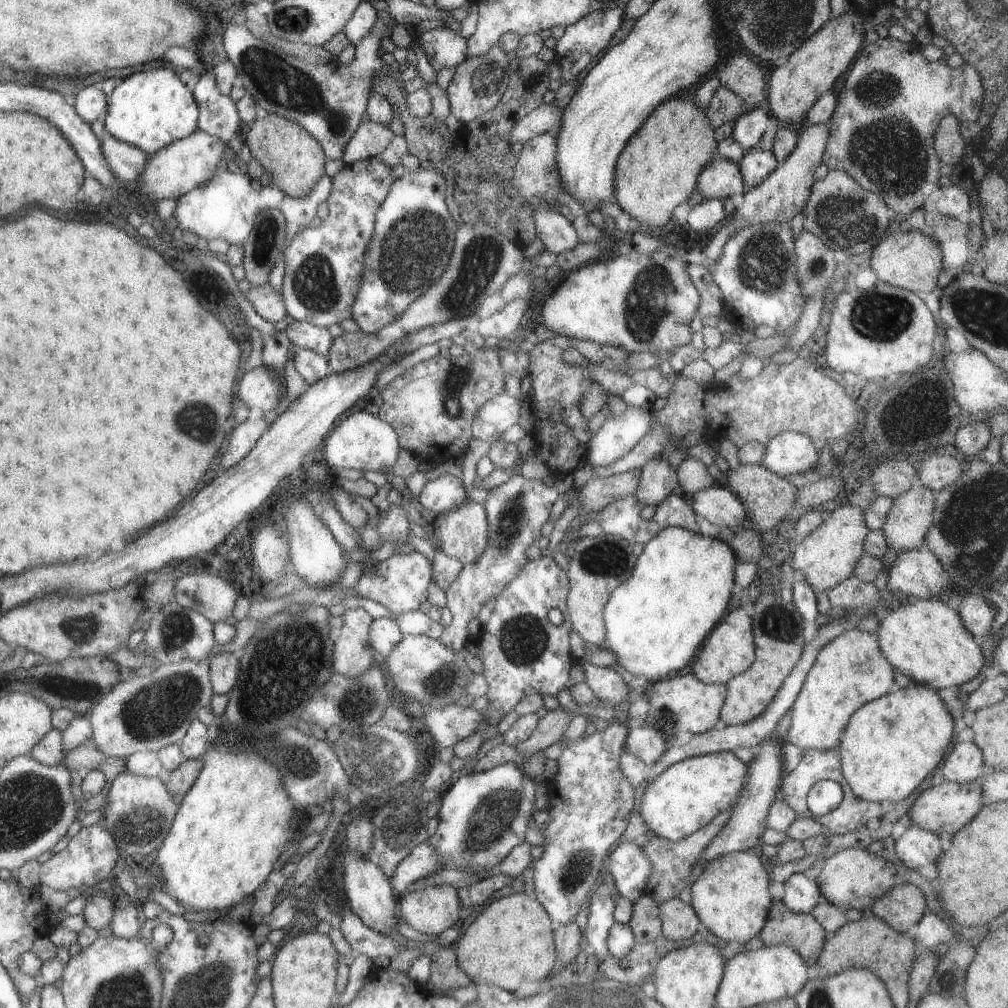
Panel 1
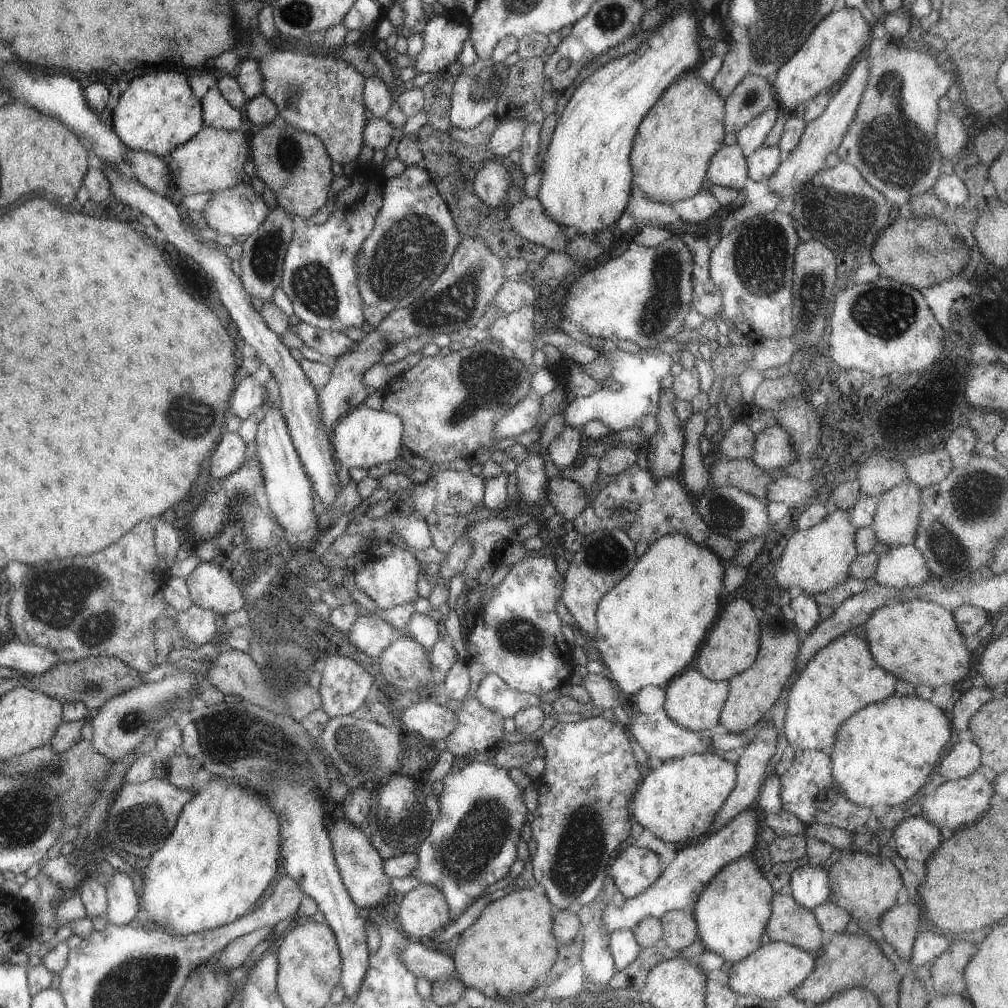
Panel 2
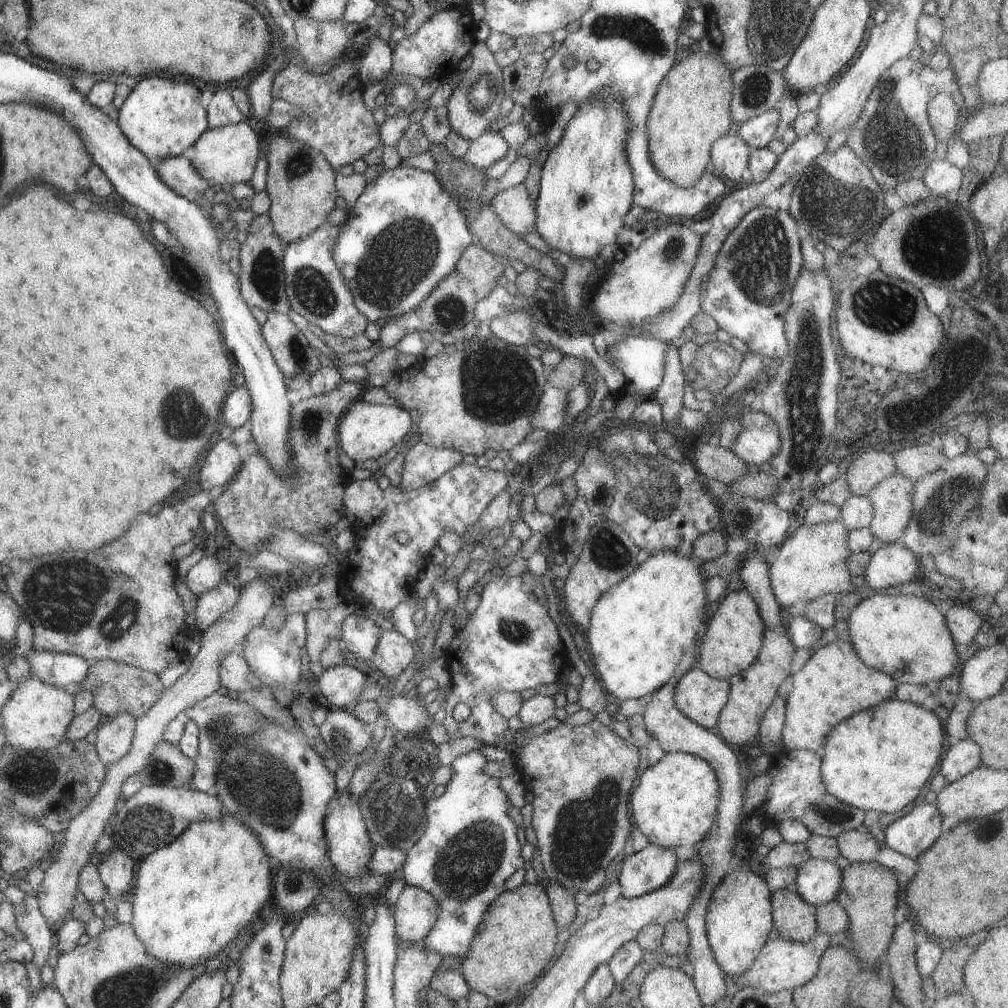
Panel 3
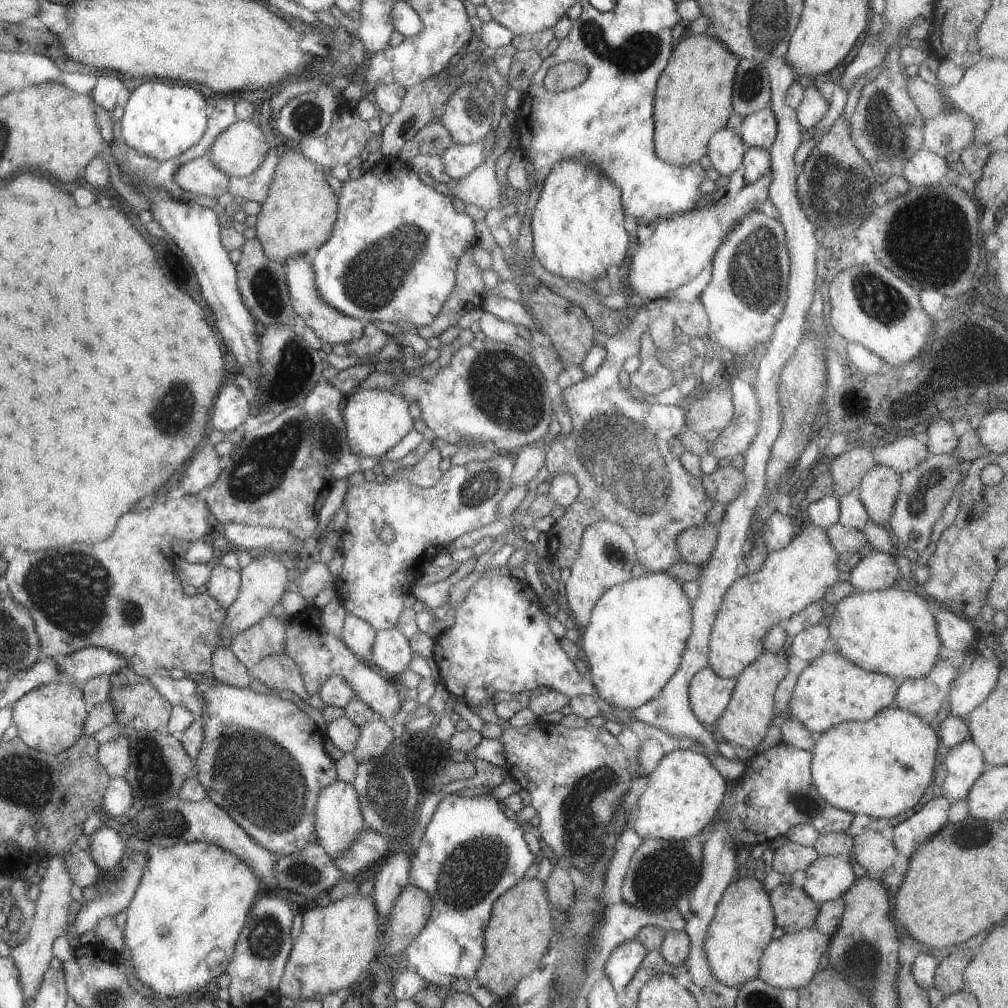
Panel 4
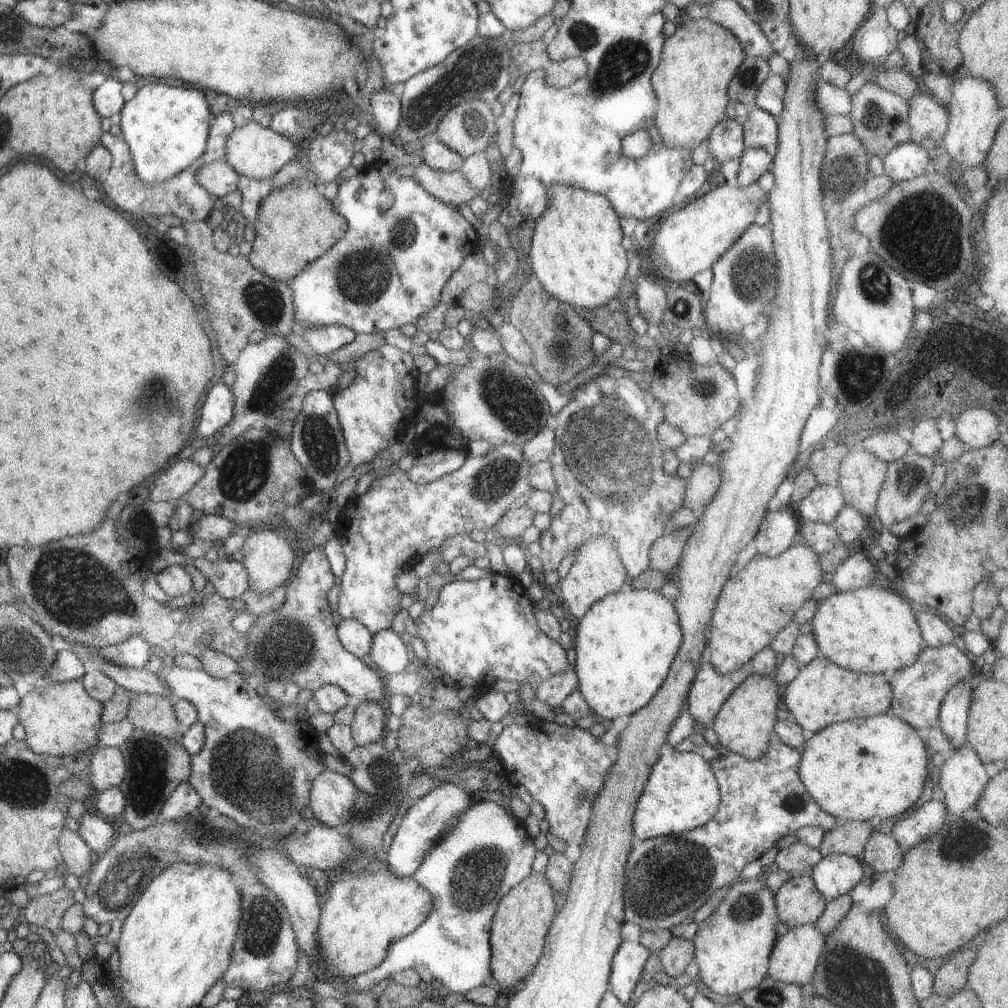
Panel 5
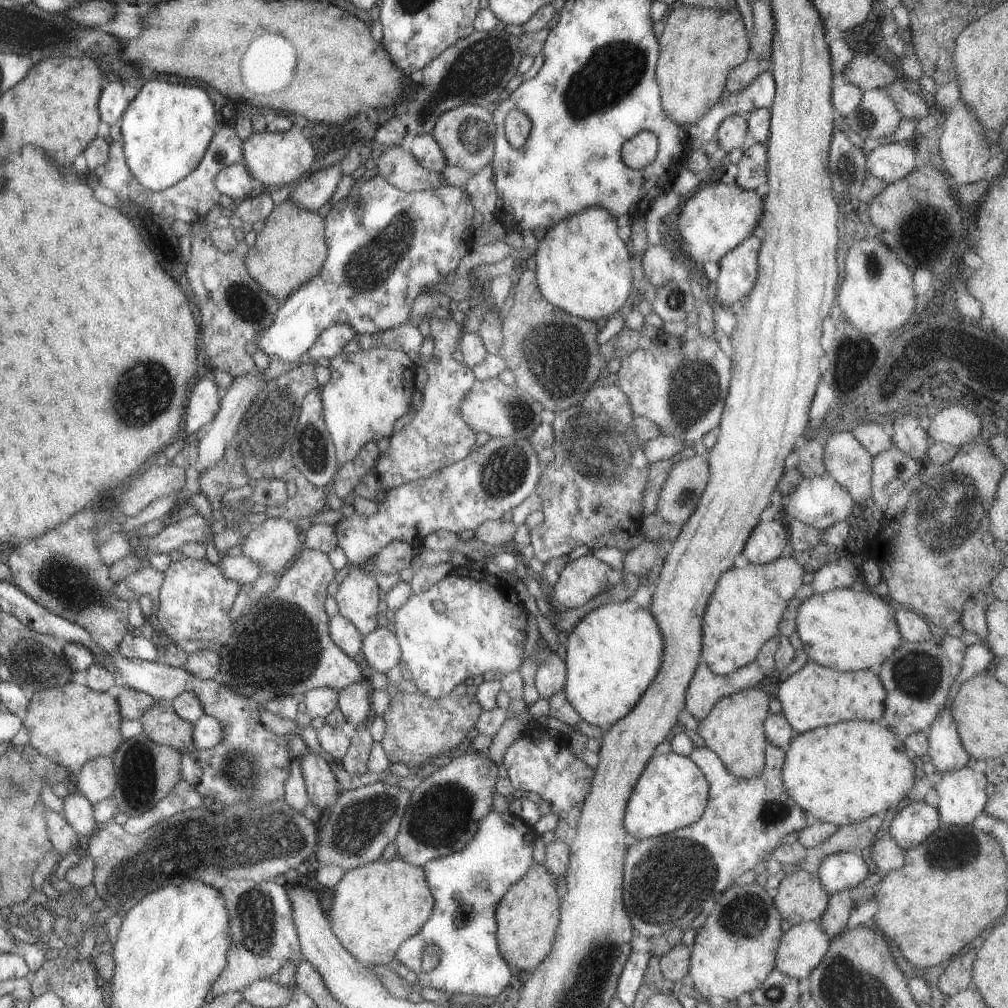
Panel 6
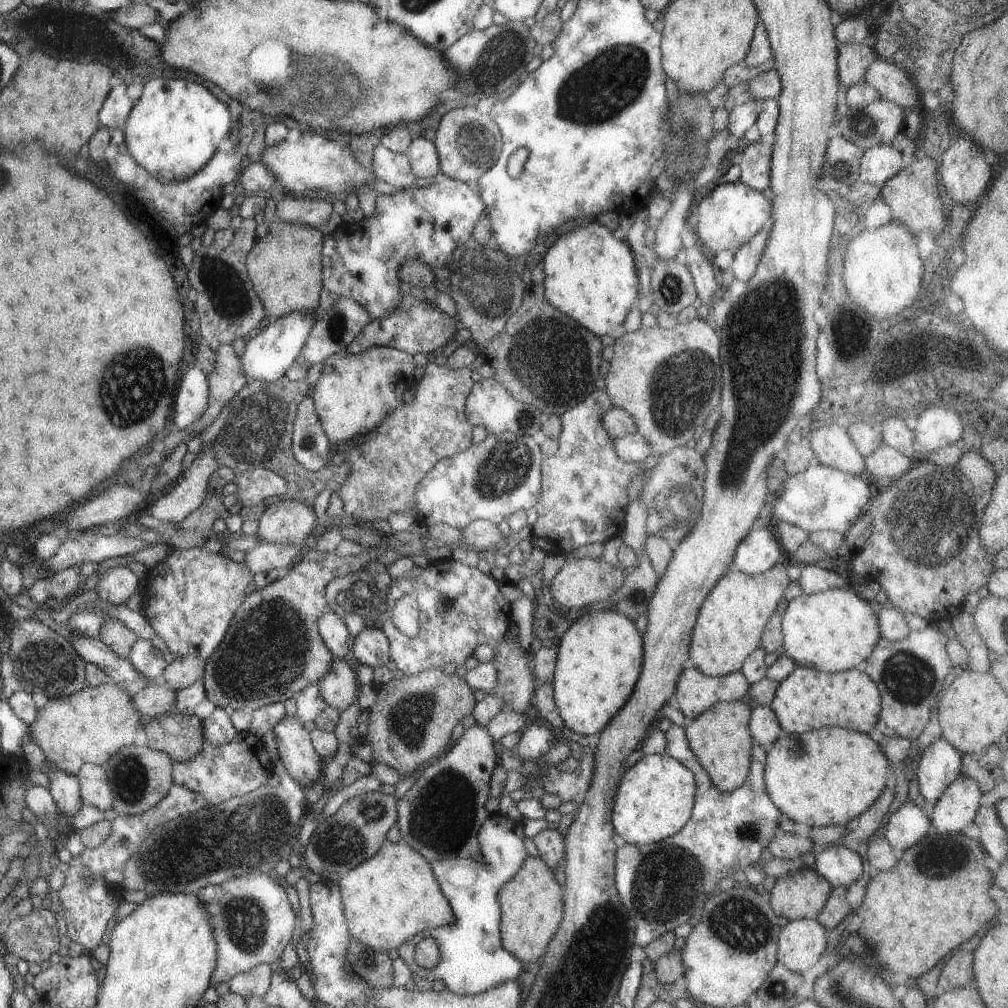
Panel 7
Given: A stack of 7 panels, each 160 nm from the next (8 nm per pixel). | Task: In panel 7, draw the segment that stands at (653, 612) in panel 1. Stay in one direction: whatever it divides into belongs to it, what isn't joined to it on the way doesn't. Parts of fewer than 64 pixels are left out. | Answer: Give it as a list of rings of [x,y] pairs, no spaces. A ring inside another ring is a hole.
[[[611,609],[589,611],[573,620],[563,632],[557,646],[553,677],[550,685],[553,692],[553,706],[563,726],[580,735],[598,734],[605,724],[617,714],[633,692],[641,672],[642,636],[637,634],[634,622]]]

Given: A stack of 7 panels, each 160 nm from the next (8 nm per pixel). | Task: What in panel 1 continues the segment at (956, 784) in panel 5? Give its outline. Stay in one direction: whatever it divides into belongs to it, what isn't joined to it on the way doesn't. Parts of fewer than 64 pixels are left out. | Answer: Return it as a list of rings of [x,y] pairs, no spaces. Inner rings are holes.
[[[958,742],[941,764],[941,776],[952,783],[971,783],[981,776],[981,751],[972,742]]]

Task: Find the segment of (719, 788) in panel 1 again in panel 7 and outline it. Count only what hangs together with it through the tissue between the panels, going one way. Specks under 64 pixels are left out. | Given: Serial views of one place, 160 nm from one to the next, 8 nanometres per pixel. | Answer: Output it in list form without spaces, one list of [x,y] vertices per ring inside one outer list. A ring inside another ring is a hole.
[[[664,753],[639,755],[615,786],[611,802],[611,828],[628,844],[659,842],[676,834],[687,822],[693,807],[695,782],[693,774]]]

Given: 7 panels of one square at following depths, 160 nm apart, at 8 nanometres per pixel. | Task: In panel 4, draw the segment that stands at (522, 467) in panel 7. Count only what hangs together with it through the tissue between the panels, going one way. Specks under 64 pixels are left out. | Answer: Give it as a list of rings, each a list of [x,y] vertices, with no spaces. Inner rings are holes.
[[[493,454],[486,461],[469,461],[463,465],[450,465],[430,487],[416,487],[401,480],[386,476],[384,482],[364,481],[346,488],[342,499],[346,518],[341,534],[340,552],[344,562],[338,577],[333,582],[335,596],[347,615],[368,622],[376,632],[394,627],[401,611],[410,602],[409,590],[420,577],[422,567],[431,562],[437,552],[455,538],[489,524],[494,519],[497,504],[509,490],[509,477],[513,468],[513,457],[508,454]],[[383,526],[393,530],[393,540],[383,544],[379,531]]]

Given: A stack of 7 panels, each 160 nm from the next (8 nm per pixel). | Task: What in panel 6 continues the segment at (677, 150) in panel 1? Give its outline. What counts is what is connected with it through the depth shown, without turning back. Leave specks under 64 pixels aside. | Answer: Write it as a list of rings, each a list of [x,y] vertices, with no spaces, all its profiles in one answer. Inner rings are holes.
[[[678,2],[663,17],[663,31],[659,36],[657,68],[655,78],[659,84],[660,107],[663,114],[681,128],[695,123],[705,111],[720,100],[729,72],[739,66],[750,54],[749,40],[745,33],[743,20],[737,6],[728,11],[708,9],[707,7],[690,7]]]

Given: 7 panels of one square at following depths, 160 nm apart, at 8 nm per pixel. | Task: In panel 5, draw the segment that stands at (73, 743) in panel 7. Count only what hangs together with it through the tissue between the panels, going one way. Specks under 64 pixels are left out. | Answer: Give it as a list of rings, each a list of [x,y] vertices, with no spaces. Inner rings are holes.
[[[74,679],[71,681],[62,681],[57,683],[51,683],[50,685],[43,684],[40,682],[38,685],[28,688],[28,692],[21,696],[17,709],[20,708],[20,714],[18,715],[19,724],[25,729],[25,743],[31,752],[39,755],[49,755],[53,757],[65,757],[65,756],[75,756],[75,754],[81,754],[81,752],[85,752],[87,748],[97,748],[99,747],[99,730],[101,730],[101,726],[103,724],[113,723],[117,720],[126,719],[127,708],[129,708],[129,702],[131,702],[131,697],[133,692],[124,690],[122,687],[118,687],[111,697],[105,702],[99,702],[99,700],[94,700],[90,698],[83,689],[82,683],[80,679]]]

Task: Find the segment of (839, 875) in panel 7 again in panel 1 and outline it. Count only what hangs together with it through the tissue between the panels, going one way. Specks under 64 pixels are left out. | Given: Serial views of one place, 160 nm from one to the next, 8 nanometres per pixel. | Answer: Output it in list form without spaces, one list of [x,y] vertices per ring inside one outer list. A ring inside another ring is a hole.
[[[793,873],[785,880],[781,902],[791,912],[809,913],[819,900],[821,896],[816,882],[803,873]]]

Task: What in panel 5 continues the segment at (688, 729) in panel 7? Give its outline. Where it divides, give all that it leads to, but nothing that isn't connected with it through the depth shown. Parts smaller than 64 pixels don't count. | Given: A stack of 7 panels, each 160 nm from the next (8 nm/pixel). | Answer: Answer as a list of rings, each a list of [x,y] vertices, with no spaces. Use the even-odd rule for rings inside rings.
[[[747,676],[727,700],[721,704],[719,712],[711,720],[710,727],[715,732],[719,744],[730,750],[731,754],[739,754],[745,760],[757,760],[765,754],[772,740],[772,727],[775,723],[775,710],[779,702],[780,691],[772,676]]]

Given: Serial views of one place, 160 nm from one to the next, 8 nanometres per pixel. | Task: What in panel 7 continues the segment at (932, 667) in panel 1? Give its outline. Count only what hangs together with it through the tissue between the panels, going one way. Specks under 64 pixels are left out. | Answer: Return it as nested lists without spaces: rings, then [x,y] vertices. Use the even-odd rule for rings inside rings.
[[[828,589],[811,595],[800,595],[791,600],[780,616],[779,632],[781,632],[781,654],[789,658],[795,665],[811,667],[827,673],[837,673],[854,668],[871,654],[877,640],[897,641],[905,638],[910,632],[901,612],[893,606],[875,606],[859,598],[853,590]]]

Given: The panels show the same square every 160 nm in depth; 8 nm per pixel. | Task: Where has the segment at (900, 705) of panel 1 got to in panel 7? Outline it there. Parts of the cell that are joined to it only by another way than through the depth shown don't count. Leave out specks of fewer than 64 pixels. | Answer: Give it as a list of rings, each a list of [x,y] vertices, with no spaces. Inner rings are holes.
[[[821,728],[799,735],[782,734],[767,748],[763,766],[763,786],[765,796],[773,804],[781,817],[807,828],[826,825],[847,824],[865,812],[881,794],[887,782],[887,758],[868,734],[859,734],[845,728]]]

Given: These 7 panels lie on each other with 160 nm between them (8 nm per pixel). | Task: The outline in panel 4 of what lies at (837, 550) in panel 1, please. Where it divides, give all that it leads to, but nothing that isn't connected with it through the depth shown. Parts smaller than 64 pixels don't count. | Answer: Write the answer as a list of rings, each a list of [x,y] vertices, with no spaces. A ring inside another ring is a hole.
[[[806,522],[806,527],[796,534],[783,548],[768,552],[761,568],[754,573],[741,576],[732,582],[722,596],[717,609],[712,629],[708,636],[708,667],[717,676],[734,679],[748,664],[761,653],[762,638],[766,630],[775,623],[783,623],[806,606],[818,603],[823,595],[838,581],[836,567],[838,552],[828,541],[825,529]]]

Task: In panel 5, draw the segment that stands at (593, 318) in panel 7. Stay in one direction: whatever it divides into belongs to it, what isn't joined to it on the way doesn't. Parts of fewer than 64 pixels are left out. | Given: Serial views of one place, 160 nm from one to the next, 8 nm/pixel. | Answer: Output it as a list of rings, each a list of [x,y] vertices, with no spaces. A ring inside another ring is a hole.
[[[553,184],[547,190],[545,212],[535,220],[527,266],[543,292],[575,310],[613,304],[622,288],[628,255],[621,247],[619,218],[603,196]]]

